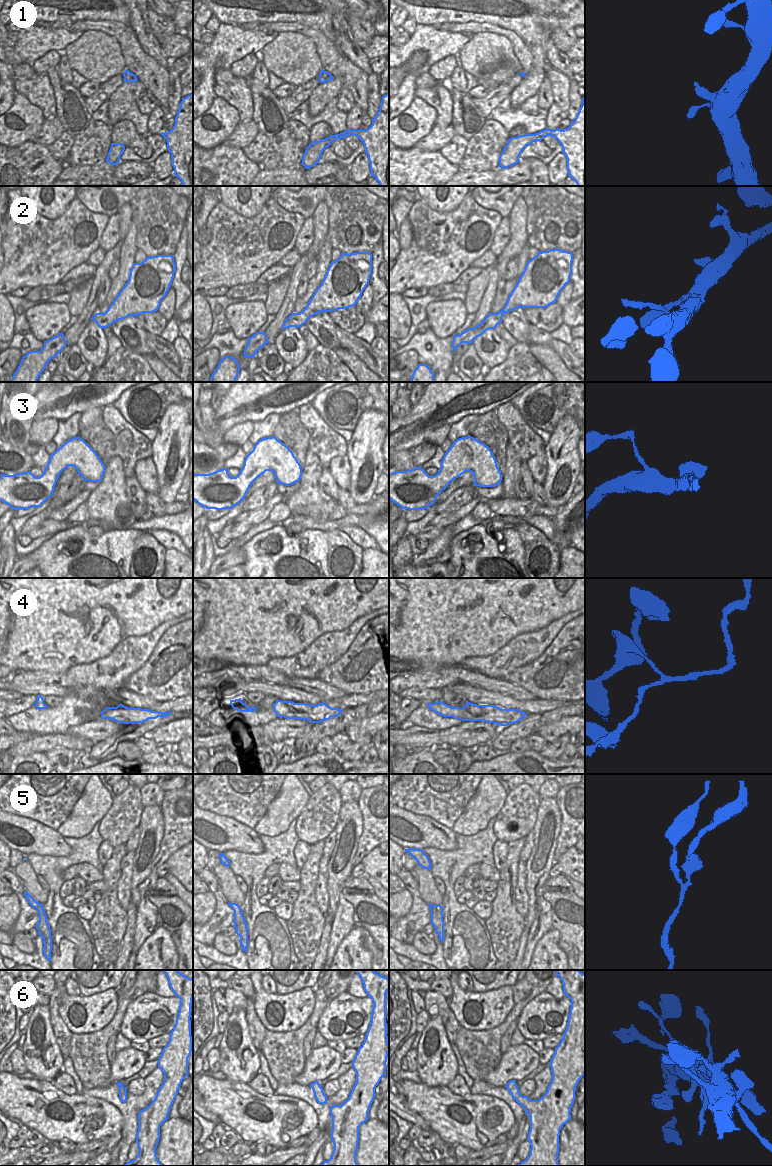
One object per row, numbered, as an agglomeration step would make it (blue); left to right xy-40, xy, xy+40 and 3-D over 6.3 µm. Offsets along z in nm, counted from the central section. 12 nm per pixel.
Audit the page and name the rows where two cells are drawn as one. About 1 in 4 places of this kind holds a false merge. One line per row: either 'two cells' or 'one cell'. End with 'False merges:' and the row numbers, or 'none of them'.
1: one cell
2: one cell
3: one cell
4: two cells
5: two cells
6: two cells
False merges: 4, 5, 6

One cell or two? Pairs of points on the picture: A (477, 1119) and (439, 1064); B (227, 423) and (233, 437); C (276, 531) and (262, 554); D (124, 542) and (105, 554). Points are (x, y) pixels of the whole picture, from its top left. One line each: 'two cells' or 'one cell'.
A: two cells
B: two cells
C: one cell
D: one cell

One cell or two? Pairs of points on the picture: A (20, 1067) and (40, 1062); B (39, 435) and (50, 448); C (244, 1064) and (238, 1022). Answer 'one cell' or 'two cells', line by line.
A: two cells
B: two cells
C: one cell

